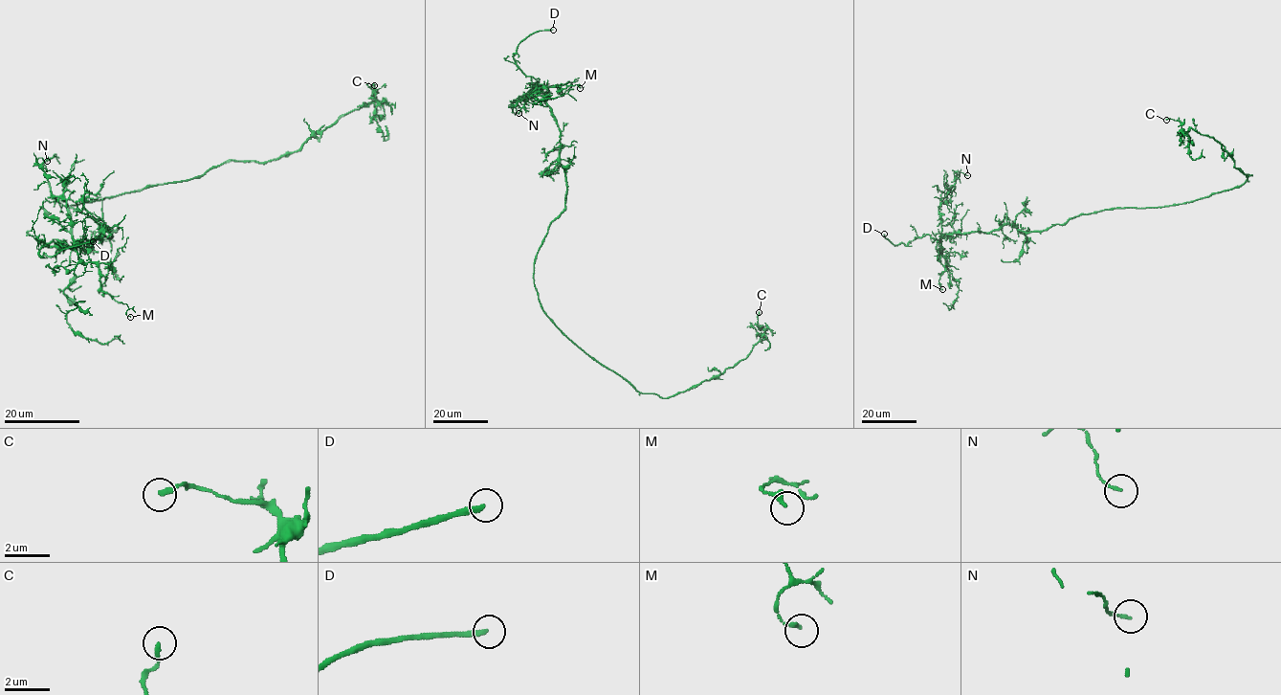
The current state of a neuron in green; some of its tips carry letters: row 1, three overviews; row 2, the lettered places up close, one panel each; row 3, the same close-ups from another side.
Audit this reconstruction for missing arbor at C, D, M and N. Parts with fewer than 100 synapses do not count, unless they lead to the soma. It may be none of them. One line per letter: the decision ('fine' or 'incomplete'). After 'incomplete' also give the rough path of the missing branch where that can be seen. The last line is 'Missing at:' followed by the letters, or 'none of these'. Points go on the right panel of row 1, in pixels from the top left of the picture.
C: fine
D: incomplete | (884, 234), (867, 219)
M: fine
N: fine
Missing at: D

